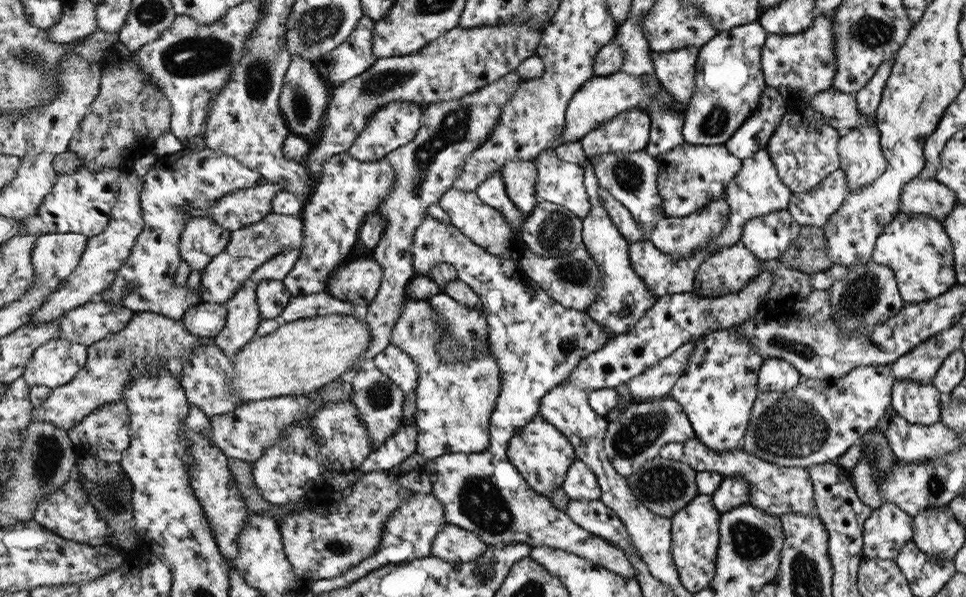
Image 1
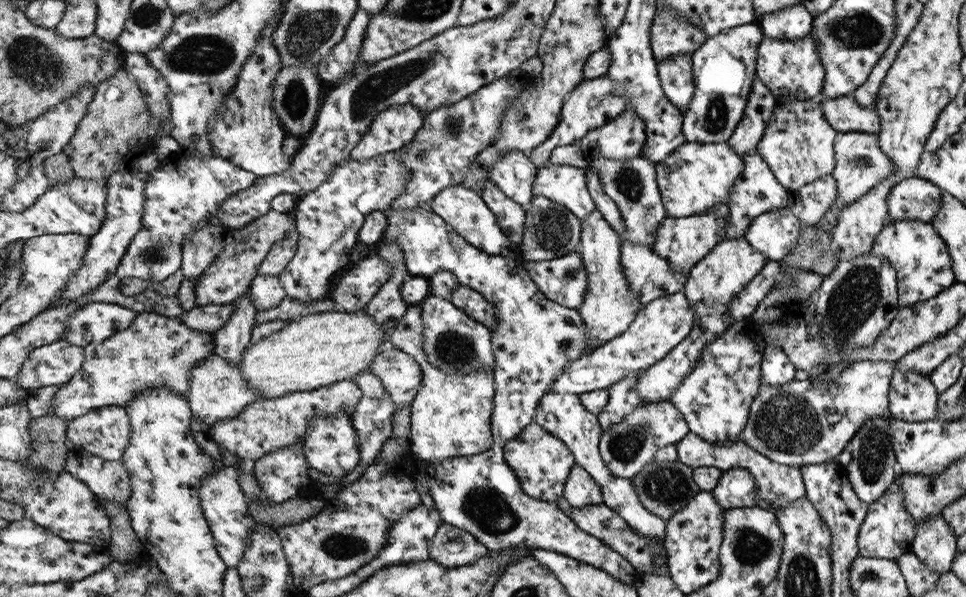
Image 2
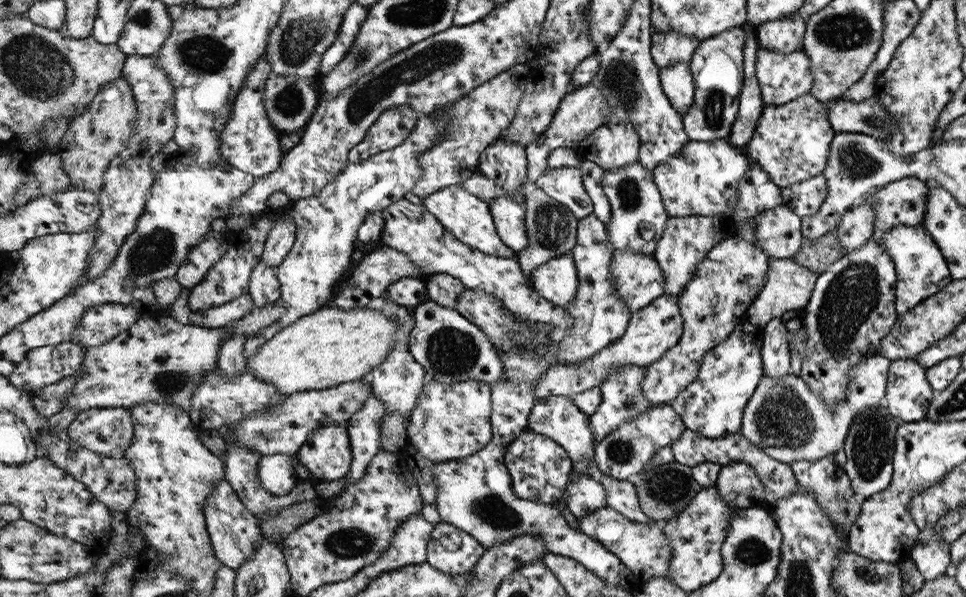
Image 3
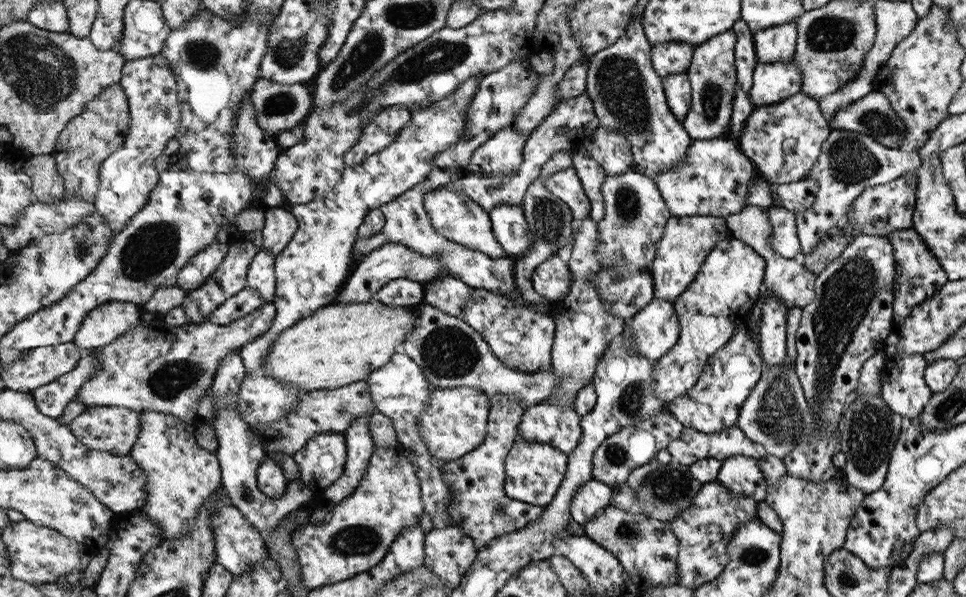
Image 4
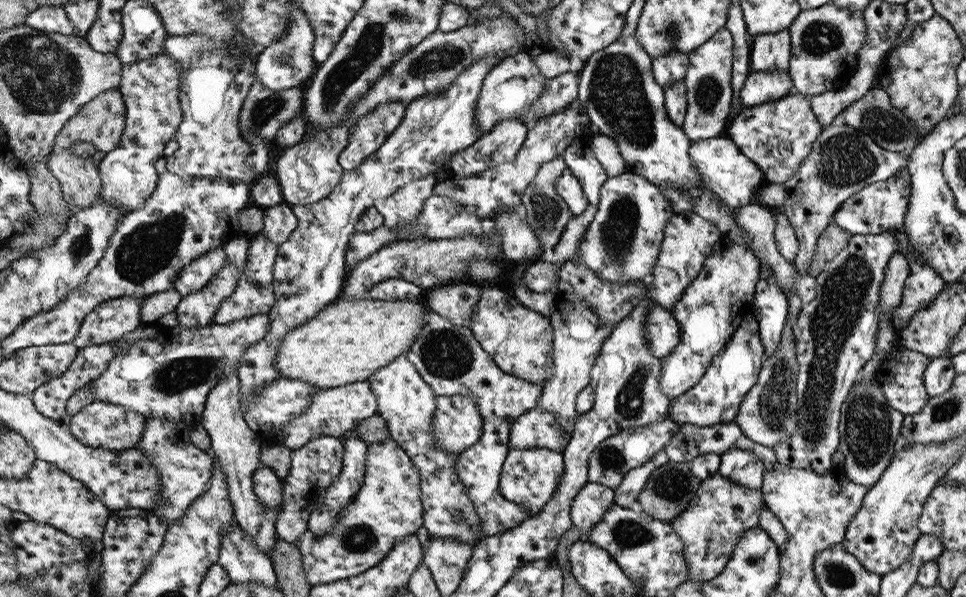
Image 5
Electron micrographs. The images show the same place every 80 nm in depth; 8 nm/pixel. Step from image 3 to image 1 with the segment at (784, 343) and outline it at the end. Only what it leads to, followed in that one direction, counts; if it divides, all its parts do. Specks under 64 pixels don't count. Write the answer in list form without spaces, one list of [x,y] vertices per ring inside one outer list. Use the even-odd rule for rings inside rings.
[[[769,358],[763,361],[759,370],[758,389],[760,392],[776,391],[779,393],[794,389],[799,383],[800,373],[792,364],[781,358]]]

